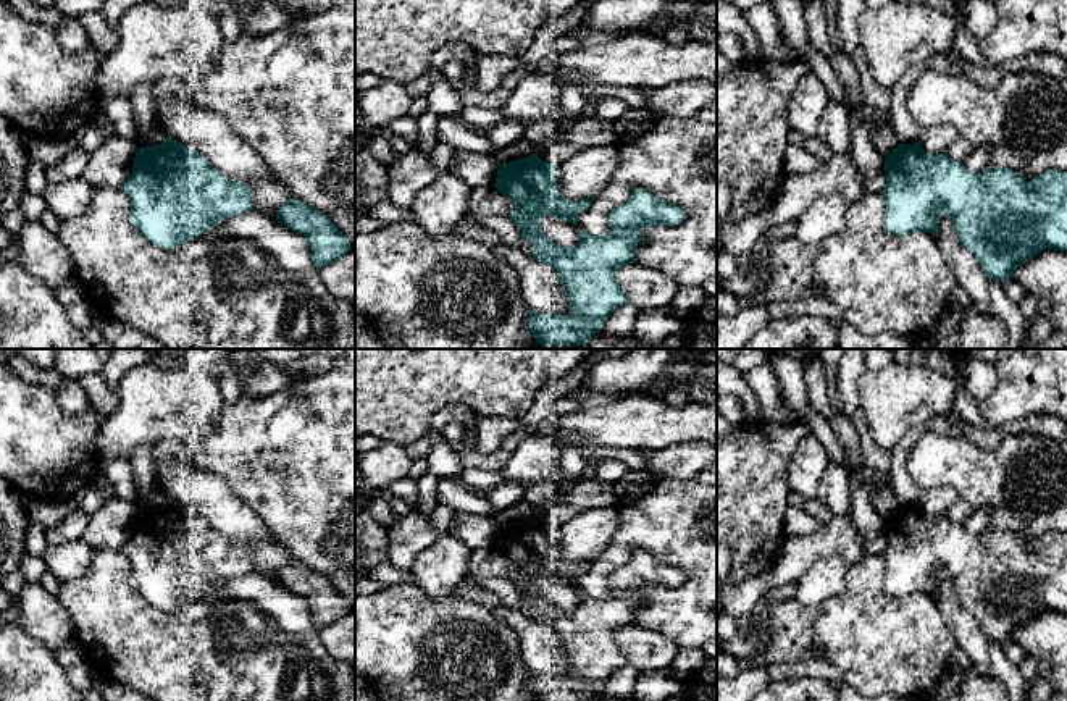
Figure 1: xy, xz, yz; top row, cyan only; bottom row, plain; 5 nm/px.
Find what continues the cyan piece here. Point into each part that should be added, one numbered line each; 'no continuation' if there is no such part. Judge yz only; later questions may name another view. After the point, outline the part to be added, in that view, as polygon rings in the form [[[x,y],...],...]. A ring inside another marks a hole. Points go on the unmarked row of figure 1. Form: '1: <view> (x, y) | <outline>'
no continuation

